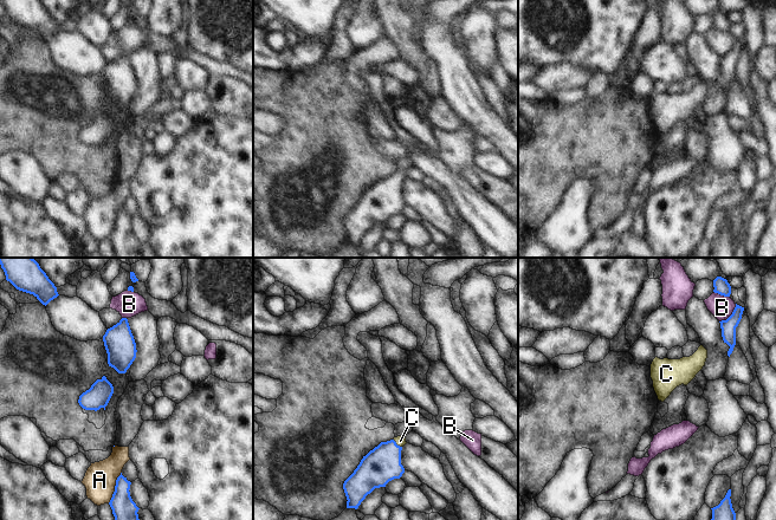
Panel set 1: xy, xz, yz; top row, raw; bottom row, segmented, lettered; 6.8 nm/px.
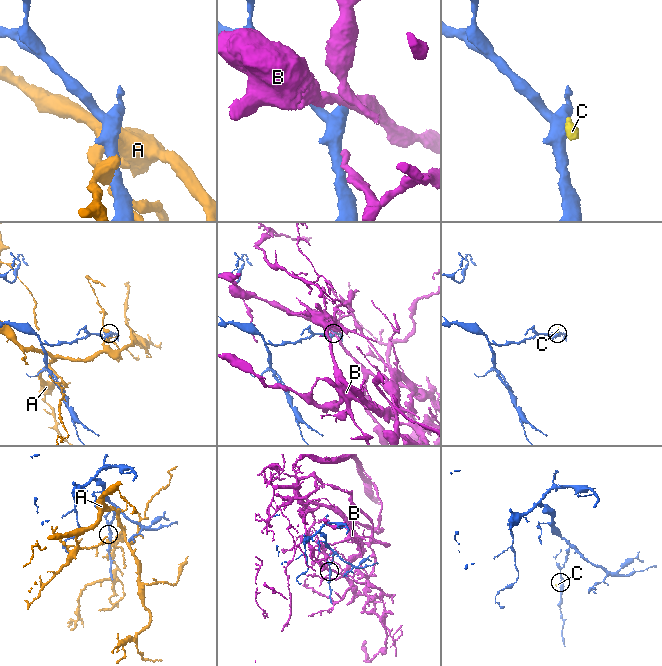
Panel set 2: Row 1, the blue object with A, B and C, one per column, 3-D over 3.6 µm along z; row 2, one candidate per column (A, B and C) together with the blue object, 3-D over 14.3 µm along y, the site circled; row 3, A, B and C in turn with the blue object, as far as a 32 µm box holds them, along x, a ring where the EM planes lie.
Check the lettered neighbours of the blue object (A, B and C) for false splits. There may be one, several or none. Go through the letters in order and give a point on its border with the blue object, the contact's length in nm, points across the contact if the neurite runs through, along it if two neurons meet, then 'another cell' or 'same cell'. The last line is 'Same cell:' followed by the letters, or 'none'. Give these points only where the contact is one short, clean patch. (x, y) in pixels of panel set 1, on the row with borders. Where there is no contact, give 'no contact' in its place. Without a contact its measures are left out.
A: meets blue in xy at (115, 487); contact 240 nm long; another cell
B: meets blue in yz at (731, 314); contact 170 nm long; border along yz (736, 304), (732, 312), (719, 322); another cell
C: meets blue in xz at (396, 444); contact 80 nm long; runs through xz (381, 465), (396, 444), (400, 441); same cell
Same cell: C

